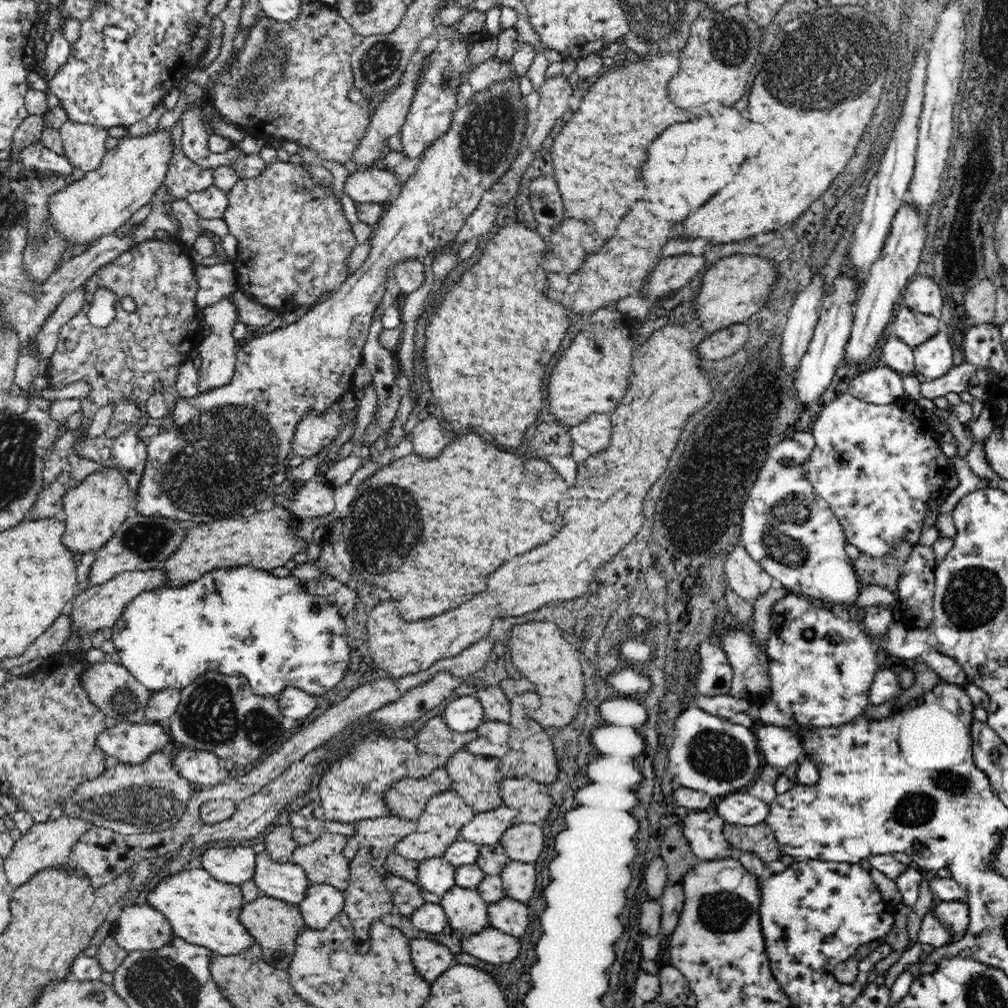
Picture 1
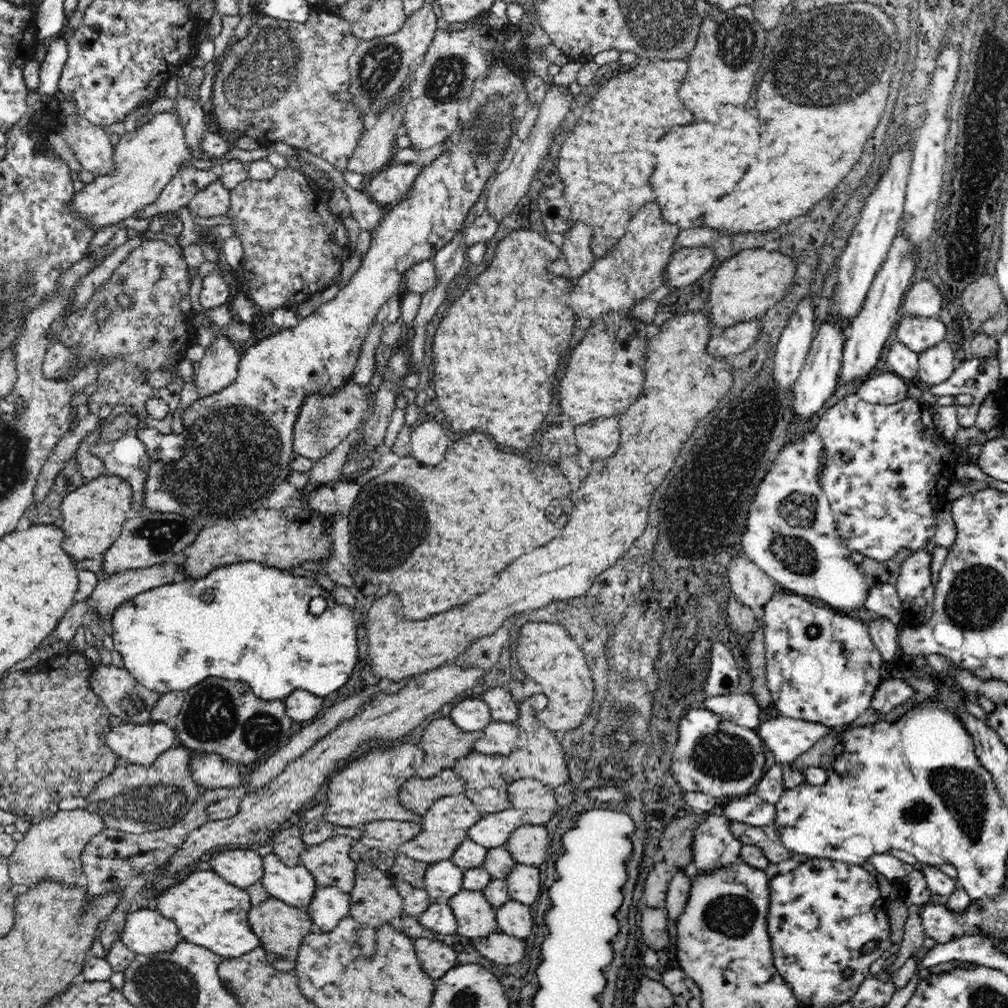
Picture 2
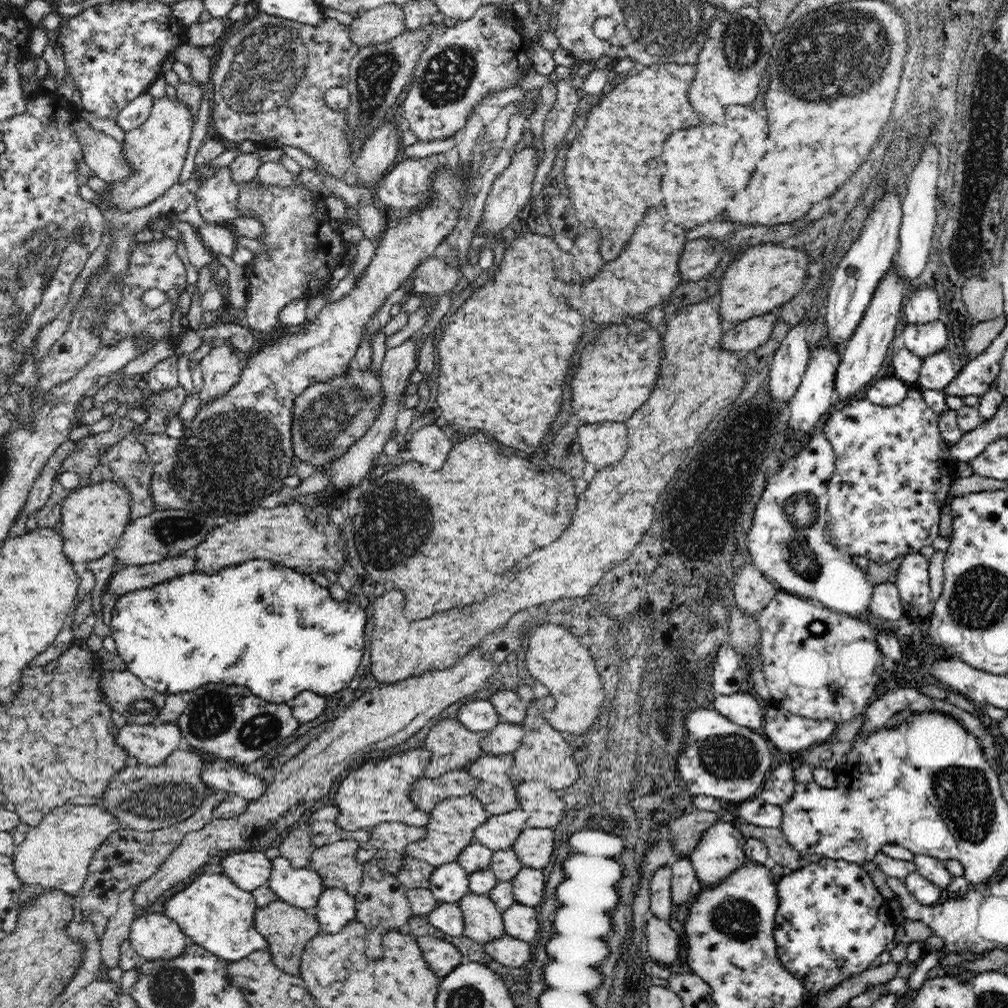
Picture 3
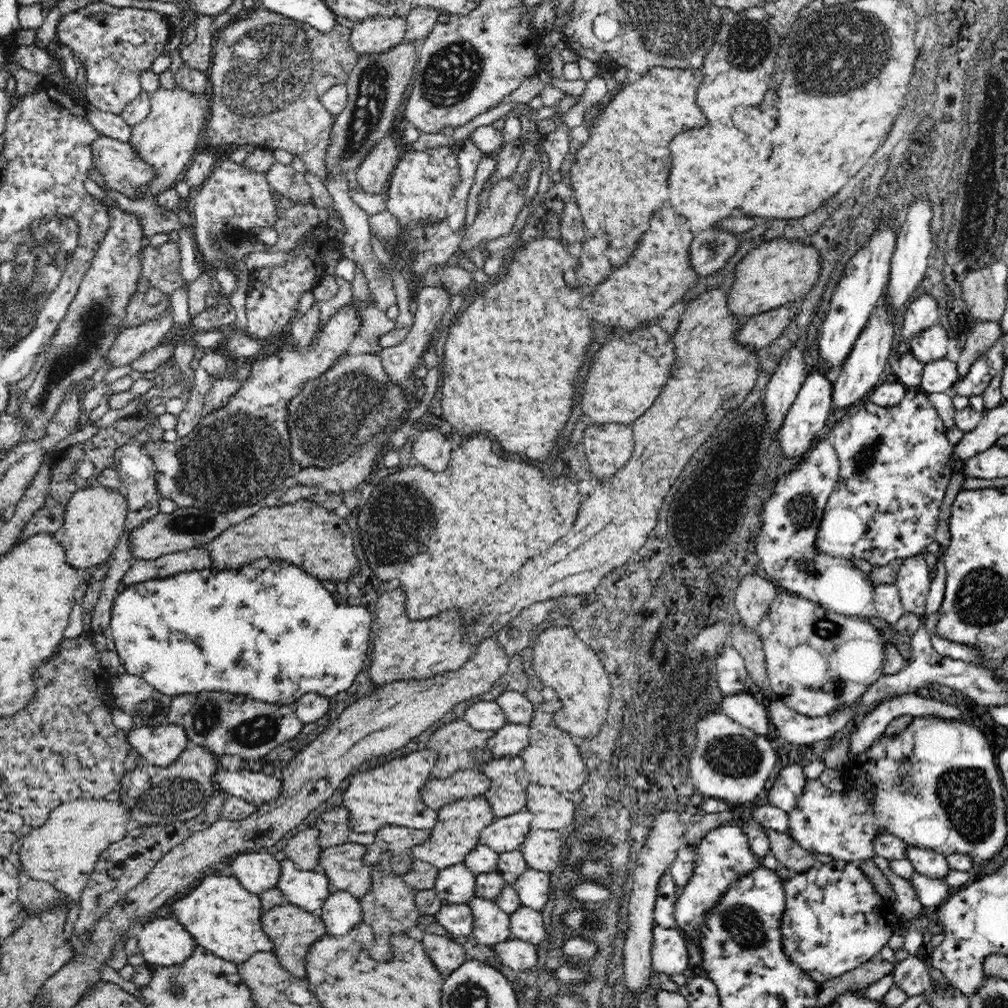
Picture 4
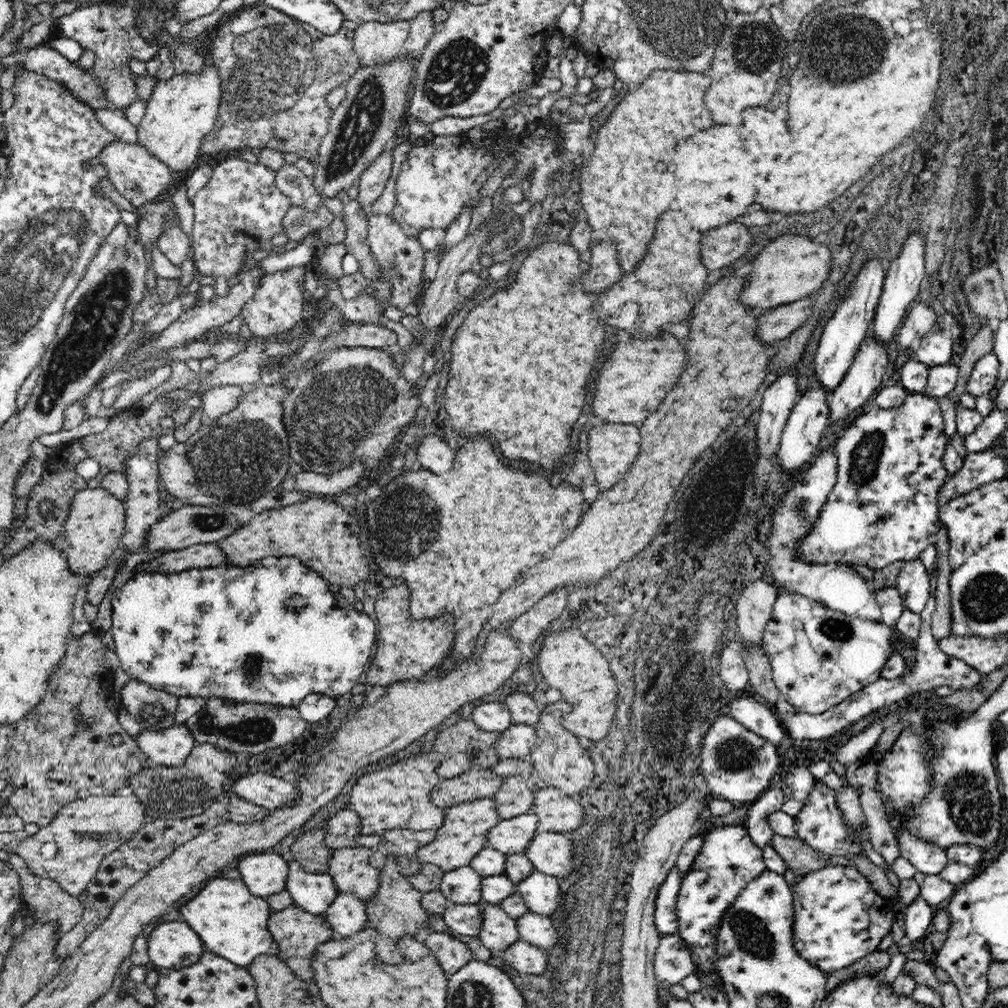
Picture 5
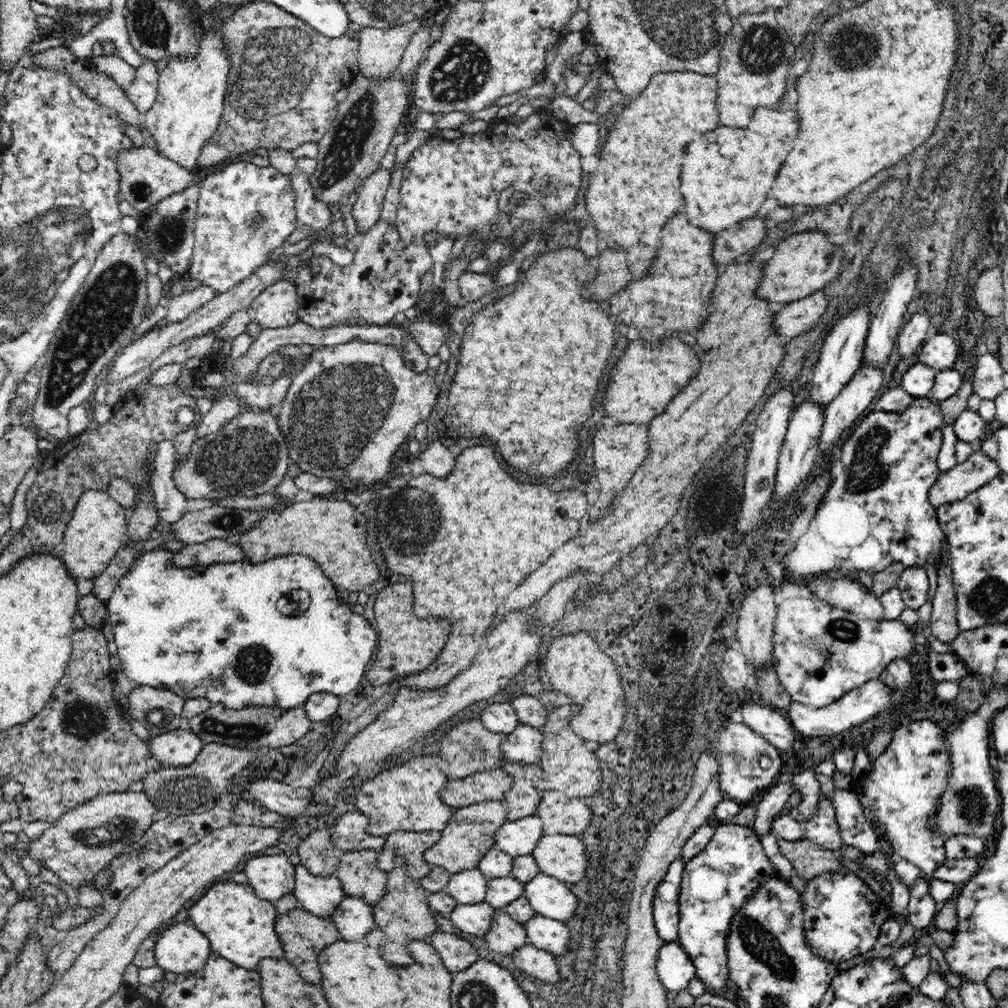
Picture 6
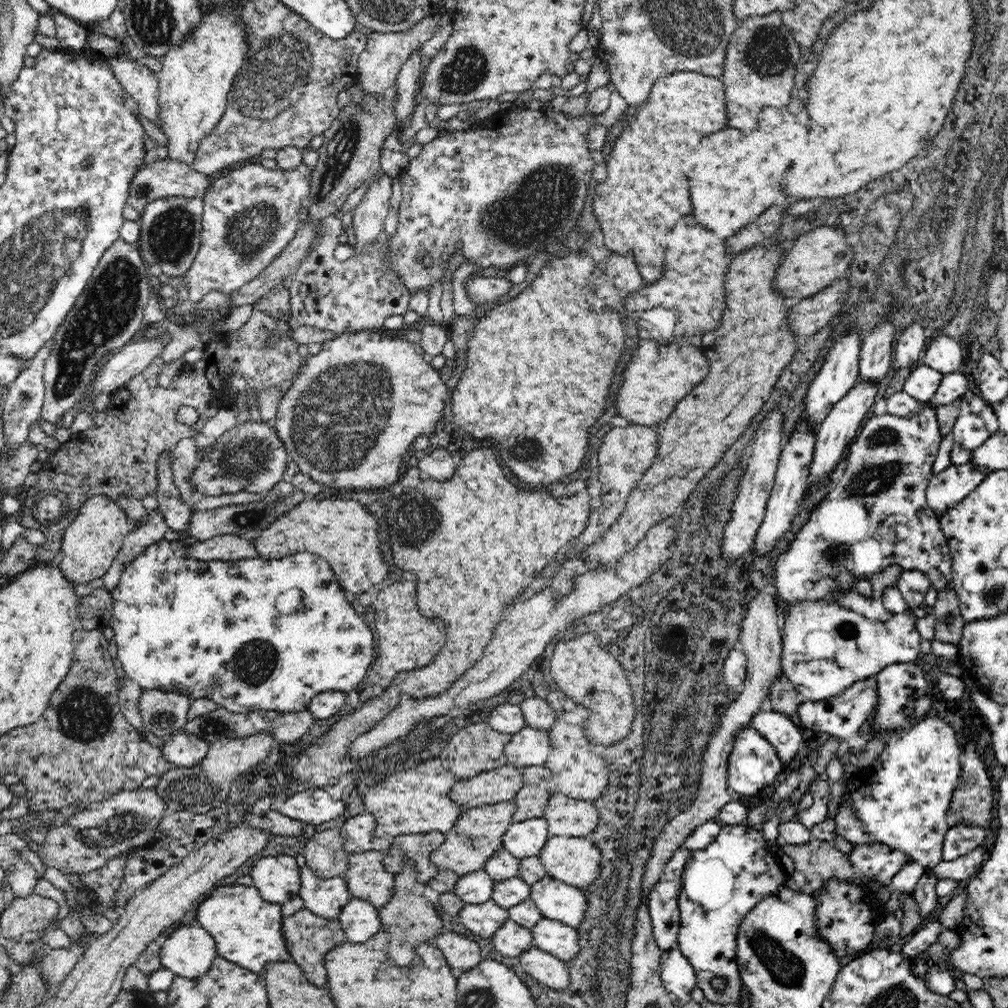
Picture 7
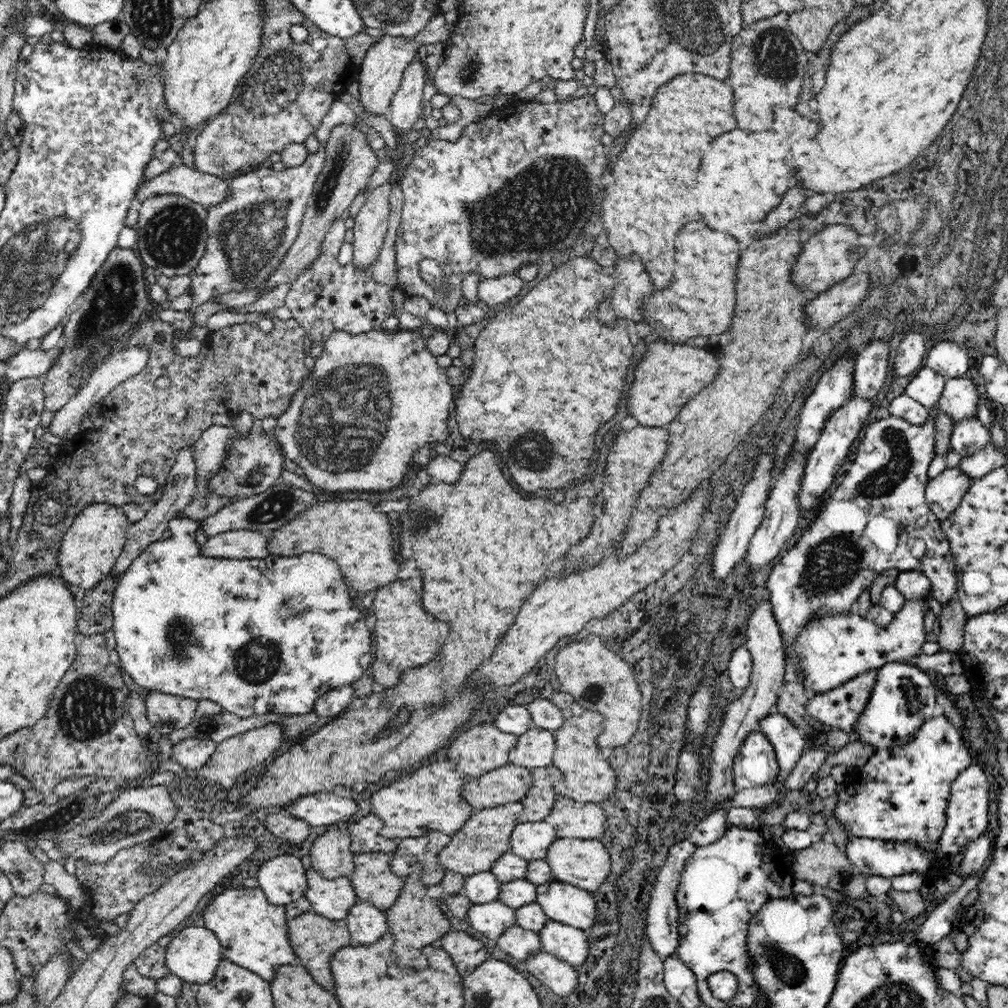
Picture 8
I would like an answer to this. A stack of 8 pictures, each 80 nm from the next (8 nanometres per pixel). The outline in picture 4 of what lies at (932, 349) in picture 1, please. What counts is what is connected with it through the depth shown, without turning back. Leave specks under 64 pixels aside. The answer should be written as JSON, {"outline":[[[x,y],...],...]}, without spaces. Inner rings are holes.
{"outline":[[[946,357],[924,363],[920,390],[925,394],[932,392],[949,392],[959,379],[957,362]]]}

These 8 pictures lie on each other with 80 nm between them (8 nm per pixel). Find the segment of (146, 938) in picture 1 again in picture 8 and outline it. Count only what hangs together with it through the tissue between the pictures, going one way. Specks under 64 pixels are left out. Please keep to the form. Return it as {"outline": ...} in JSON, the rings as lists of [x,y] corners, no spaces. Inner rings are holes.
{"outline":[[[201,923],[182,929],[165,951],[164,959],[171,973],[188,983],[210,982],[223,959],[220,940]]]}

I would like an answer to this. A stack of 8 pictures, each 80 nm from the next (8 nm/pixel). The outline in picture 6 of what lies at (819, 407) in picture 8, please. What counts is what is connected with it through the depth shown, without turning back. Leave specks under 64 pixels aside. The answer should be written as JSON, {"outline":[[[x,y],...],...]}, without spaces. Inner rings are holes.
{"outline":[[[863,305],[852,310],[850,314],[840,319],[840,322],[834,324],[832,330],[825,332],[826,338],[820,351],[819,359],[815,364],[816,369],[810,382],[810,400],[820,408],[826,408],[830,400],[842,392],[850,380],[853,380],[854,374],[861,368],[863,362],[863,352],[865,340],[869,329],[870,319],[868,319],[870,309]]]}

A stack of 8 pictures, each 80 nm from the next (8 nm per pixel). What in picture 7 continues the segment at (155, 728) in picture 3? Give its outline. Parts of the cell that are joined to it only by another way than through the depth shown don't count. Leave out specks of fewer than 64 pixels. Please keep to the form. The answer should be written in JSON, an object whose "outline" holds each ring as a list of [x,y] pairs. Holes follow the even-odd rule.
{"outline":[[[182,730],[165,738],[160,749],[163,758],[175,768],[192,768],[200,765],[208,754],[210,743]]]}

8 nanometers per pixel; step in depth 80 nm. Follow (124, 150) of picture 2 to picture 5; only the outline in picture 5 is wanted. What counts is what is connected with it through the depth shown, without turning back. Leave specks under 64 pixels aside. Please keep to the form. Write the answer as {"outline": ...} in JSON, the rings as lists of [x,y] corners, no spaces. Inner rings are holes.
{"outline":[[[210,54],[204,66],[193,73],[174,73],[166,81],[157,81],[147,102],[147,109],[137,127],[138,144],[158,157],[170,169],[187,174],[199,160],[200,146],[218,118],[220,106],[220,73]]]}

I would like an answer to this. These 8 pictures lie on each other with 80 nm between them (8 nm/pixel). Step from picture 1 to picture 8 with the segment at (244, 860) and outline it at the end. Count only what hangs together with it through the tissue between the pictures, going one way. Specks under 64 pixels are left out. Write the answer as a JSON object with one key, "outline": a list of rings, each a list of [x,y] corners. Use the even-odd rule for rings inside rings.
{"outline":[[[281,855],[264,862],[256,878],[270,904],[285,907],[306,896],[306,869],[294,856]]]}

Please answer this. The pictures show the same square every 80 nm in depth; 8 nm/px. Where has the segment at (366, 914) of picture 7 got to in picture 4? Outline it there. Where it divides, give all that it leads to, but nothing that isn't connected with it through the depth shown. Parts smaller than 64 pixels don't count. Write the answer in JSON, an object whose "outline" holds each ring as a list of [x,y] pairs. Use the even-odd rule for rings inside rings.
{"outline":[[[332,890],[318,913],[328,935],[342,936],[360,924],[362,905],[349,892]]]}

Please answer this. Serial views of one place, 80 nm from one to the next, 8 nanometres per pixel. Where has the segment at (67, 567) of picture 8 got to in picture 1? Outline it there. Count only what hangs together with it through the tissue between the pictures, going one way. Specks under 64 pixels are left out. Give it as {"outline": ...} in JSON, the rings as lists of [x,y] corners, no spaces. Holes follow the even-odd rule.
{"outline":[[[105,468],[86,476],[63,497],[62,508],[66,513],[64,546],[72,553],[97,552],[116,534],[128,518],[132,492],[125,476],[116,468]]]}

